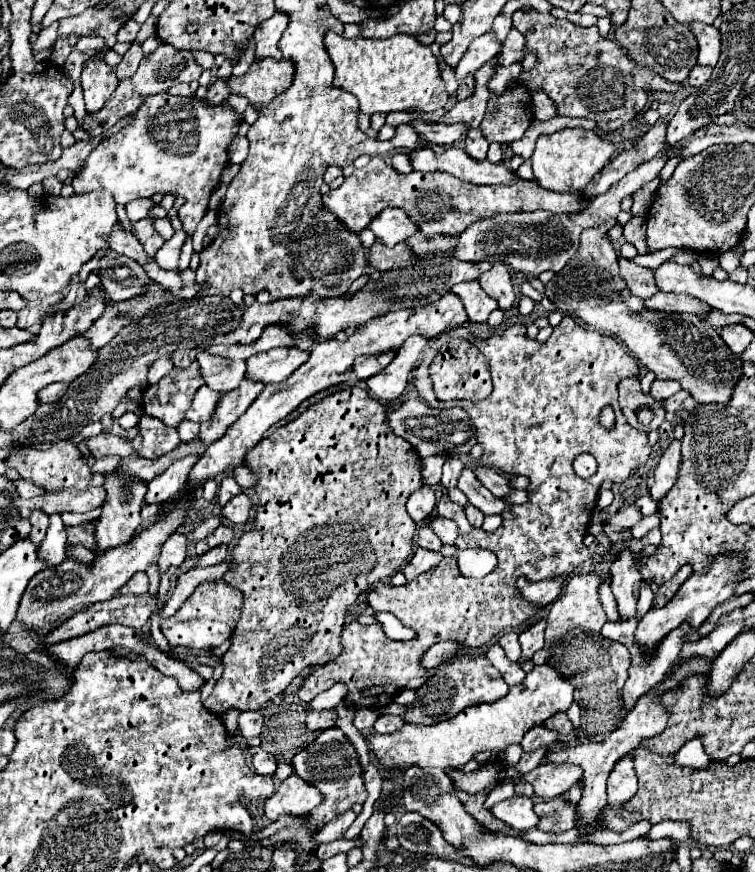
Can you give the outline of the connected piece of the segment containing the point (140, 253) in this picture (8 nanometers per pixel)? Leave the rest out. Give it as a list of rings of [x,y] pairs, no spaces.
[[[115,224],[113,232],[109,236],[109,242],[111,242],[111,250],[117,252],[119,256],[127,256],[127,258],[139,262],[143,268],[157,268],[159,270],[159,266],[155,266],[153,260],[147,258],[145,250],[143,250],[141,242],[135,238],[135,234],[125,232],[121,224]]]

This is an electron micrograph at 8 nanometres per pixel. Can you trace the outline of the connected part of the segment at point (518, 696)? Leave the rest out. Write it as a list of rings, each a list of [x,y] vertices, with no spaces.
[[[535,666],[527,678],[511,686],[507,696],[493,702],[493,704],[479,704],[479,706],[469,706],[463,712],[459,712],[455,718],[443,720],[439,724],[405,724],[401,730],[393,734],[373,734],[369,738],[369,752],[375,754],[379,768],[395,774],[403,772],[409,766],[435,766],[435,768],[455,768],[449,772],[449,778],[453,780],[453,786],[461,792],[467,794],[477,794],[485,790],[489,784],[493,784],[501,772],[499,762],[489,762],[481,766],[475,772],[461,772],[457,768],[465,766],[477,752],[483,750],[505,750],[507,746],[521,742],[527,730],[533,726],[543,724],[551,714],[565,712],[573,704],[573,684],[565,680],[561,674],[551,670],[551,666]]]

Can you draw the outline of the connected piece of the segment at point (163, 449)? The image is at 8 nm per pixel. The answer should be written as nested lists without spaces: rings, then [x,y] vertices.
[[[145,414],[139,420],[139,430],[143,436],[143,442],[141,442],[137,454],[147,460],[155,460],[155,458],[171,452],[181,442],[175,428],[163,426],[163,422],[159,422],[151,416],[145,416]]]

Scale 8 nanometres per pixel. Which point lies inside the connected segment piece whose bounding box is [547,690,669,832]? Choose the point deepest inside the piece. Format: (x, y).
(649, 717)

